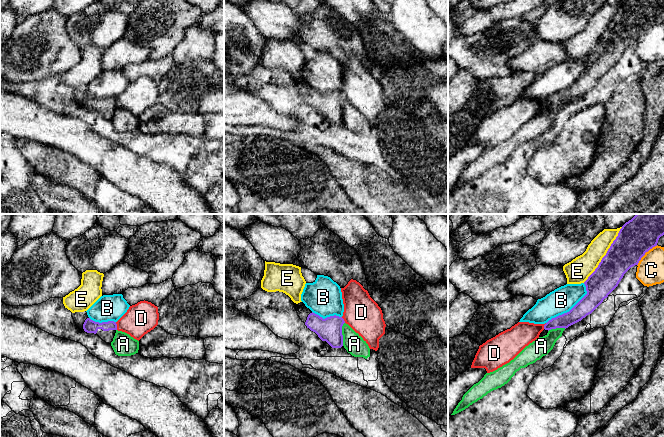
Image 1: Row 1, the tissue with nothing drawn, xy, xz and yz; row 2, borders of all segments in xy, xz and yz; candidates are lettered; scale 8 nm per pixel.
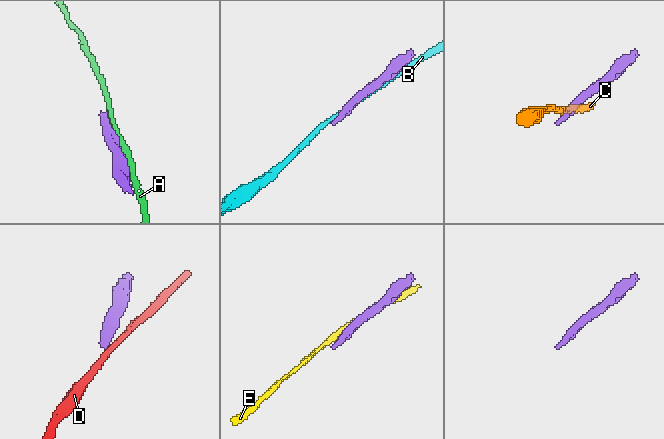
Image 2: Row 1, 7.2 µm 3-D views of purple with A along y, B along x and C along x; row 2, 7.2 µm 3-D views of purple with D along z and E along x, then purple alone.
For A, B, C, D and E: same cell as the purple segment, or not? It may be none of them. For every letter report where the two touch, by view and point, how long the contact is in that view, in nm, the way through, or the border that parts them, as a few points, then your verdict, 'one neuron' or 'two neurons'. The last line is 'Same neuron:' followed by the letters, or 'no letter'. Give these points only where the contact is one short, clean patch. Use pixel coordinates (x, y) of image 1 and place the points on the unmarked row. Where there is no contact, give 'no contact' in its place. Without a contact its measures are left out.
A: contact xz (341, 110); length 190 nm; two neurons
B: contact yz (572, 84); length 440 nm; two neurons
C: contact yz (645, 28); length 240 nm; border yz (657, 21), (650, 24), (637, 41); two neurons
D: contact xy (116, 102); length 70 nm; border xy (115, 98), (117, 105); two neurons
E: contact yz (605, 31); length 550 nm; two neurons
Same neuron: no letter

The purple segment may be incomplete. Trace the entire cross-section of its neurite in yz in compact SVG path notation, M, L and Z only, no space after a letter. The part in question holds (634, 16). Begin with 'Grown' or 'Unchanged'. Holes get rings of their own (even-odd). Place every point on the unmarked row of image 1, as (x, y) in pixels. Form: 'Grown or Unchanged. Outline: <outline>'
Grown. Outline: M624 0L598 43L584 58L587 70L569 88L549 96L539 113L547 111L551 105L566 105L591 90L618 62L624 50L631 43L638 41L646 28L657 22L659 14L663 11L664 0Z

